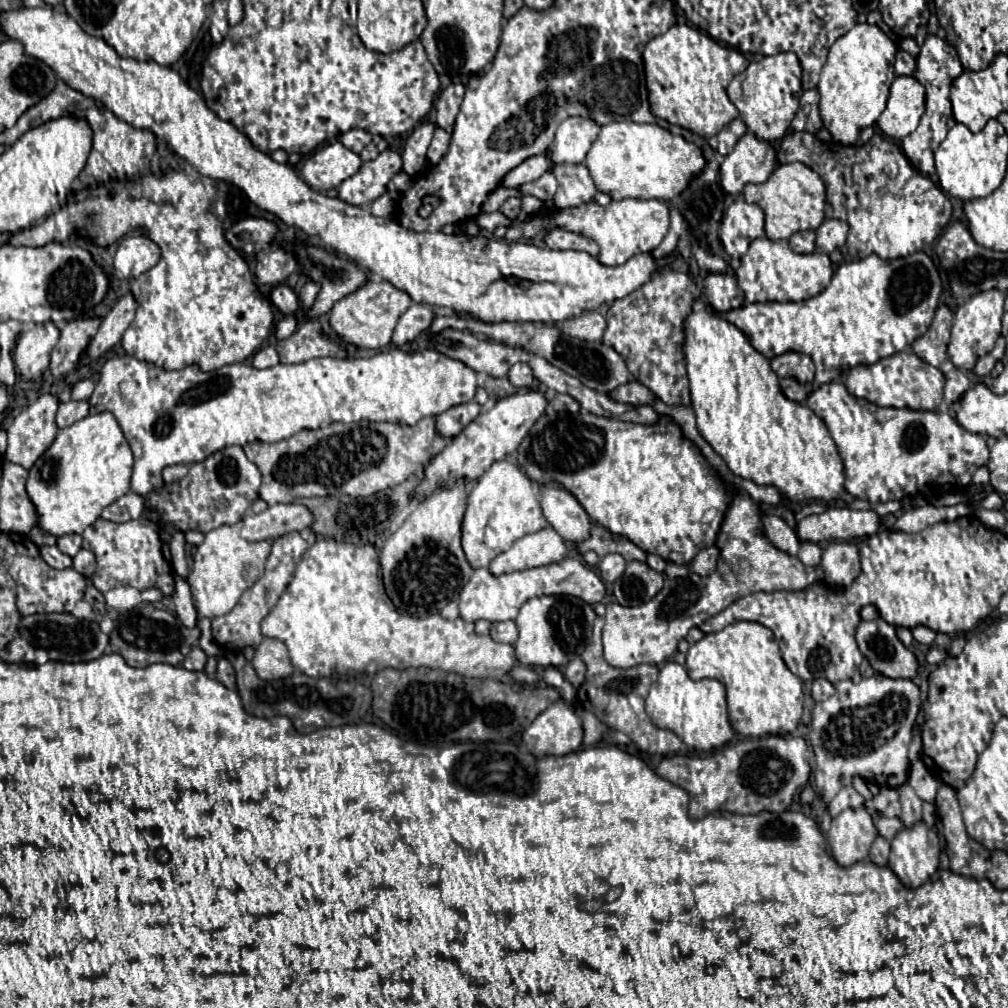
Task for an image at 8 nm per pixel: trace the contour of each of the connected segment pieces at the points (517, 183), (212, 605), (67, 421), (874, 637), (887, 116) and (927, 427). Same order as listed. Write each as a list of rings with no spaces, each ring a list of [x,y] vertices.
[[[537,155],[537,157],[529,157],[525,159],[521,165],[517,165],[515,169],[511,169],[505,177],[503,183],[505,187],[521,187],[525,183],[531,183],[535,179],[539,179],[545,171],[549,171],[551,163],[545,155]]]
[[[239,523],[237,525],[221,525],[205,535],[205,541],[197,547],[193,557],[193,569],[187,575],[187,583],[193,593],[193,603],[199,617],[221,617],[227,615],[241,599],[243,591],[249,589],[261,575],[263,565],[269,557],[271,543],[257,541],[249,543],[239,537]]]
[[[67,401],[67,403],[59,403],[57,425],[61,429],[65,429],[65,427],[81,421],[87,415],[89,415],[89,403],[87,401]]]
[[[883,619],[861,621],[855,631],[857,645],[871,667],[885,677],[911,679],[917,673],[915,655],[897,639],[895,627]]]
[[[897,77],[891,85],[887,109],[877,119],[877,125],[885,135],[903,139],[917,129],[923,111],[925,87],[915,77]]]
[[[831,381],[809,393],[805,405],[821,417],[837,445],[837,451],[845,465],[845,489],[859,499],[869,503],[885,503],[885,501],[901,501],[903,497],[911,497],[917,493],[921,483],[933,483],[933,479],[941,477],[941,485],[967,487],[971,483],[977,467],[985,465],[989,459],[987,441],[983,435],[969,433],[961,427],[949,413],[945,411],[911,411],[911,409],[895,409],[885,407],[879,409],[875,403],[867,399],[853,397],[841,381]]]

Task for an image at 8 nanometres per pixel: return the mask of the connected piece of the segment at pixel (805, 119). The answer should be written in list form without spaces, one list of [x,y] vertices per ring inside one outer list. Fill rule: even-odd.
[[[815,89],[805,91],[801,95],[801,107],[791,123],[794,131],[807,131],[807,133],[815,134],[821,129],[821,117],[819,117],[817,103],[819,103],[819,93]]]

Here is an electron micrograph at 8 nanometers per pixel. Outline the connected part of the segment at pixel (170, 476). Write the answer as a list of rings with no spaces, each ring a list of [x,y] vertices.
[[[173,465],[173,467],[167,467],[167,469],[163,471],[163,479],[165,479],[165,483],[179,481],[179,479],[183,479],[183,477],[187,475],[187,471],[189,471],[187,465]]]

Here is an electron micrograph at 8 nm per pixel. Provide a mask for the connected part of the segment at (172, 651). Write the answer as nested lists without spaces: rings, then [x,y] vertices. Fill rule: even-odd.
[[[133,609],[117,617],[117,627],[111,631],[111,649],[119,653],[131,667],[147,667],[151,663],[181,665],[187,653],[199,641],[199,627],[187,629],[175,615],[165,609]]]

